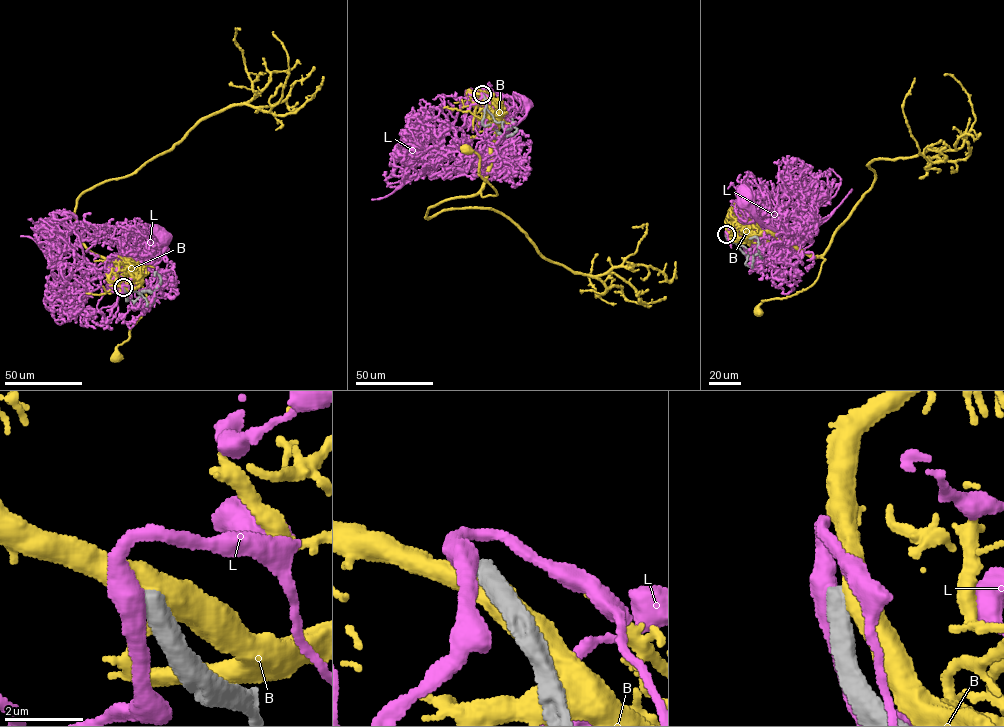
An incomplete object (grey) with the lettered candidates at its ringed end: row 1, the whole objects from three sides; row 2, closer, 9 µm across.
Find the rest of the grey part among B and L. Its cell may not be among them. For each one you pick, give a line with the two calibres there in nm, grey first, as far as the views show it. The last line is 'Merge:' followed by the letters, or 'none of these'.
Merge: none of these

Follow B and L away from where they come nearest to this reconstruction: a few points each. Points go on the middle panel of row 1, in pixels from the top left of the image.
B: (482, 94), (499, 109), (491, 165), (481, 196), (497, 195), (479, 175), (479, 157), (466, 149)
L: (482, 94), (467, 111), (461, 127), (470, 155), (482, 149), (494, 126), (522, 109), (526, 101)

